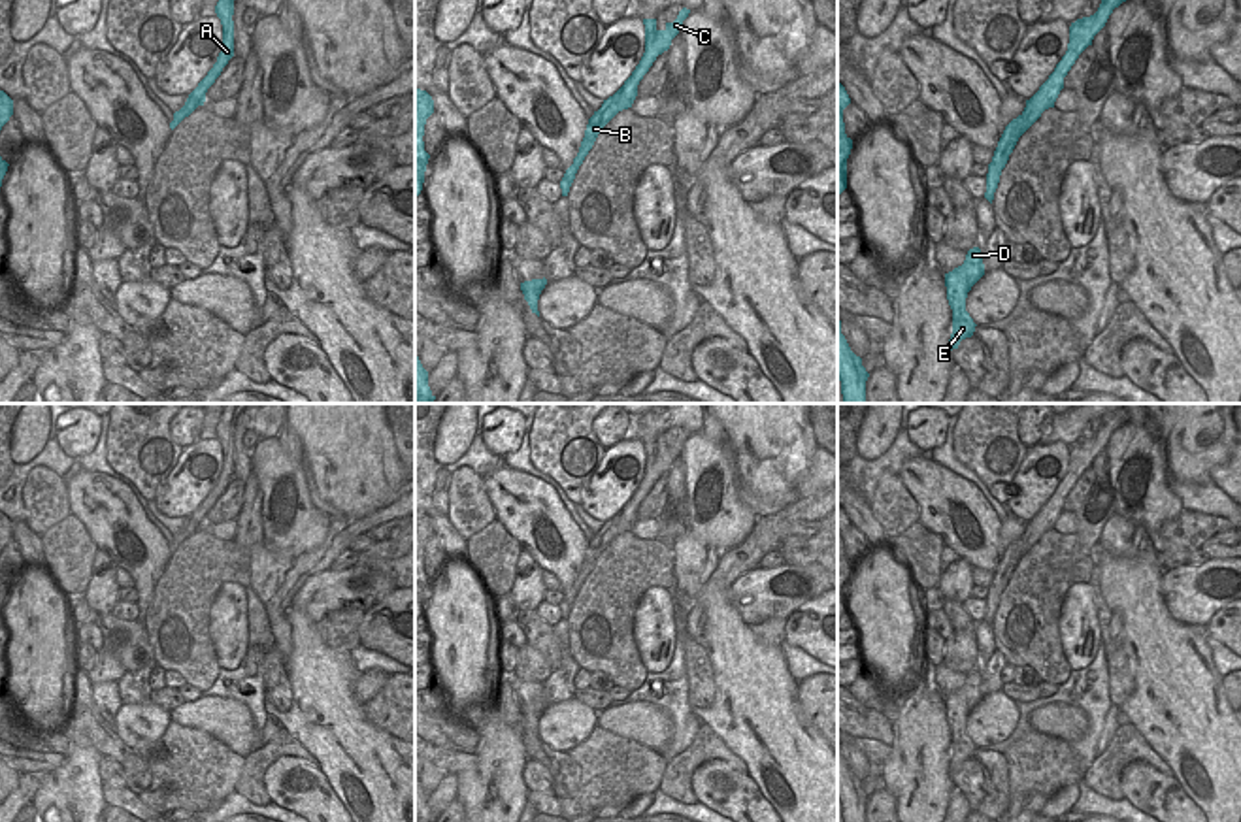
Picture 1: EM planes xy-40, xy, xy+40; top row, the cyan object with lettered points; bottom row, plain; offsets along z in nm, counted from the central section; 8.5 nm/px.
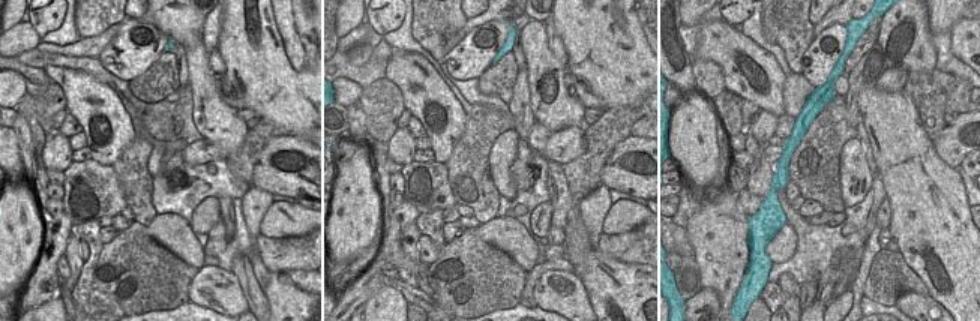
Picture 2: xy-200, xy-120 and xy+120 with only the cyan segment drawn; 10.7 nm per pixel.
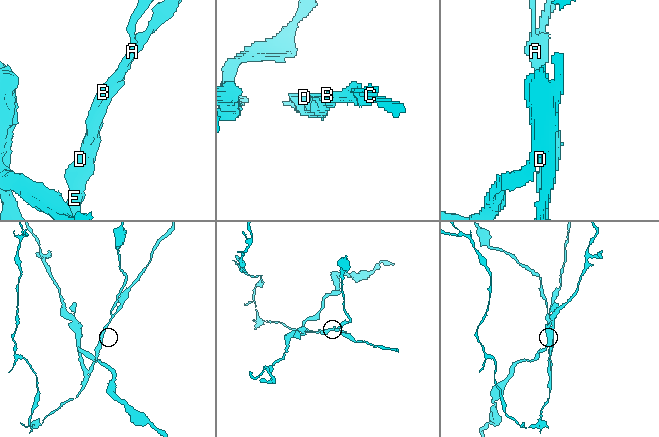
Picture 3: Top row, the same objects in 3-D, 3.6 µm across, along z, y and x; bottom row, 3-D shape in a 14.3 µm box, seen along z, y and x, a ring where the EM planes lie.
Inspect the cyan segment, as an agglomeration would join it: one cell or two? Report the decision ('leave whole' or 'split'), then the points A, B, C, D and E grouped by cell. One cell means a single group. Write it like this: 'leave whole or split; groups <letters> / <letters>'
split; groups A / B C D E

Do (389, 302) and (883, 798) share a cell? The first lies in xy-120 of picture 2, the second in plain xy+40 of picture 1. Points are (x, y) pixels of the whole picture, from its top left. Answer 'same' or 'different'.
different

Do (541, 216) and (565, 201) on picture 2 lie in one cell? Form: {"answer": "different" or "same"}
{"answer": "different"}

